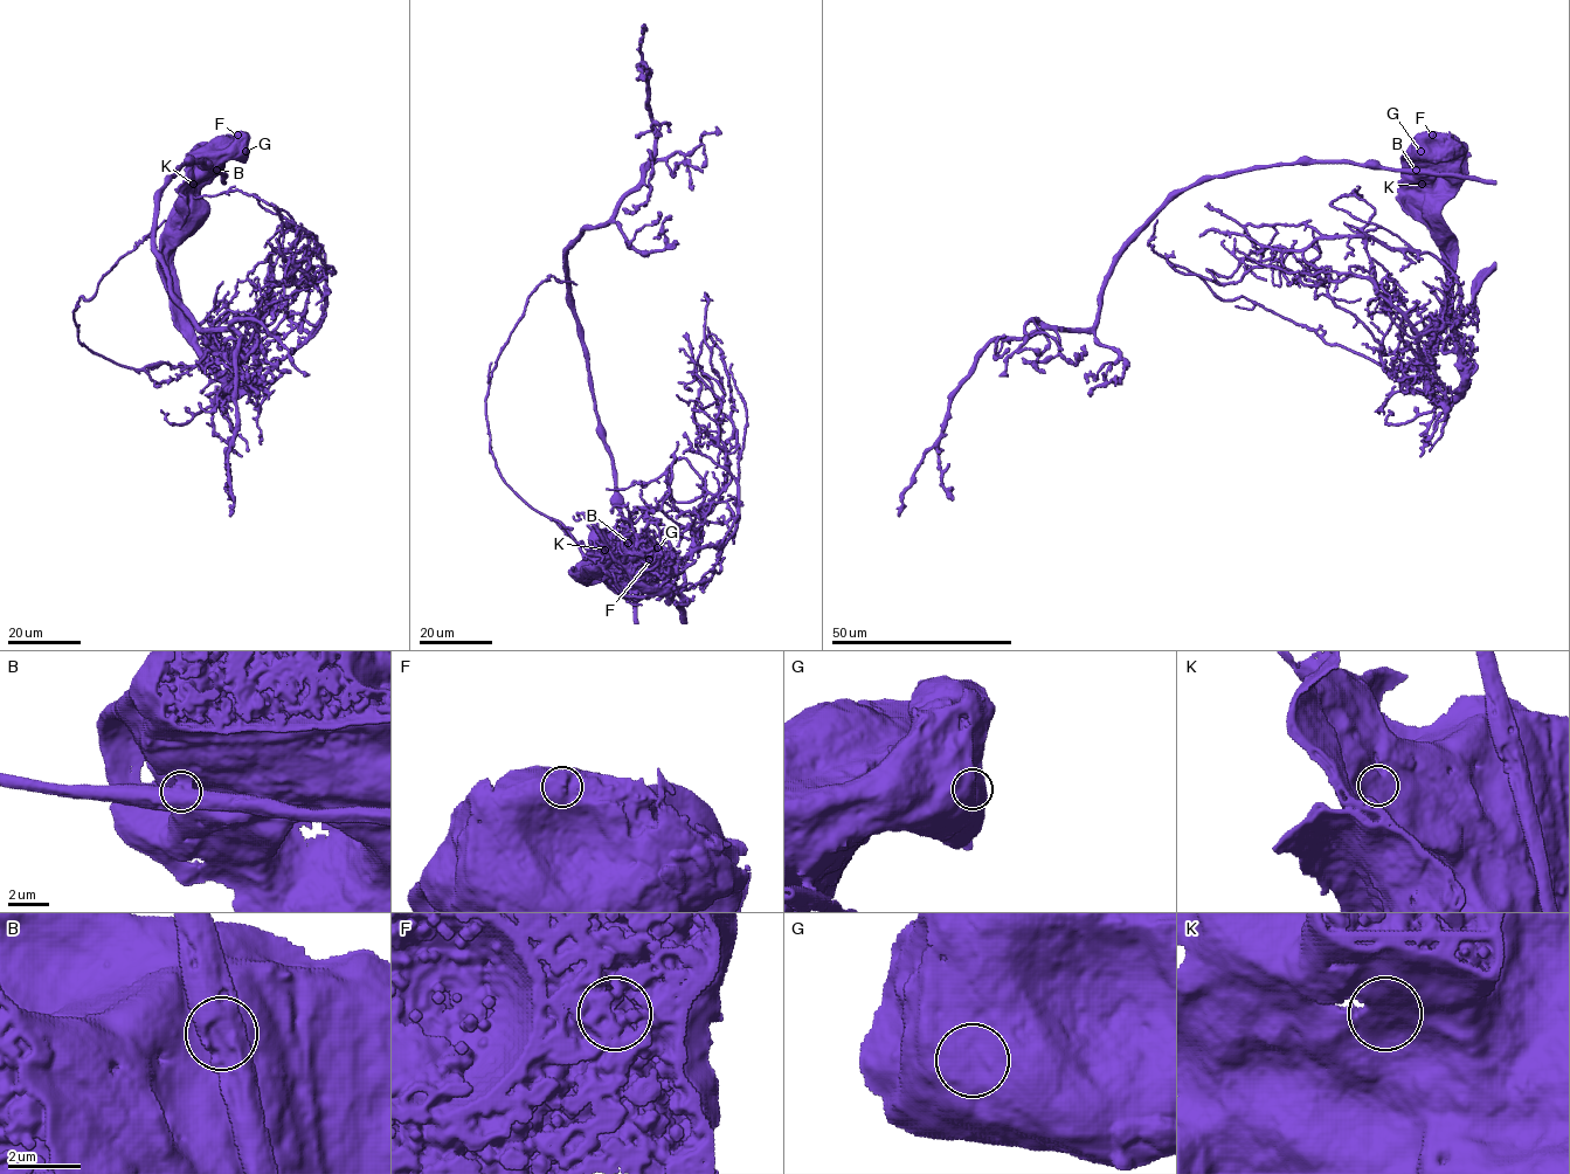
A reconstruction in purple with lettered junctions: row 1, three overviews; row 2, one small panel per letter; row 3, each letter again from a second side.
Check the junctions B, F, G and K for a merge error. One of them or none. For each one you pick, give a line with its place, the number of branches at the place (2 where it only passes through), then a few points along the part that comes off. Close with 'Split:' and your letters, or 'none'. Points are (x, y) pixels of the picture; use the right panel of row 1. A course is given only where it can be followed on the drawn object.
B: (1416, 170) | 3 | (1416, 170), (1294, 163), (1182, 188), (1124, 249), (1091, 329), (995, 338), (954, 395), (898, 516)
Split: B

